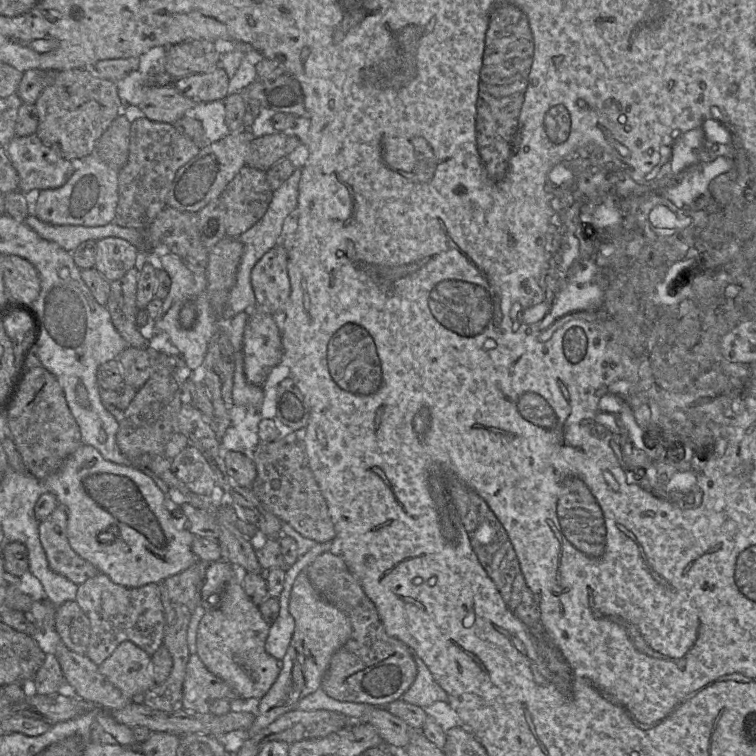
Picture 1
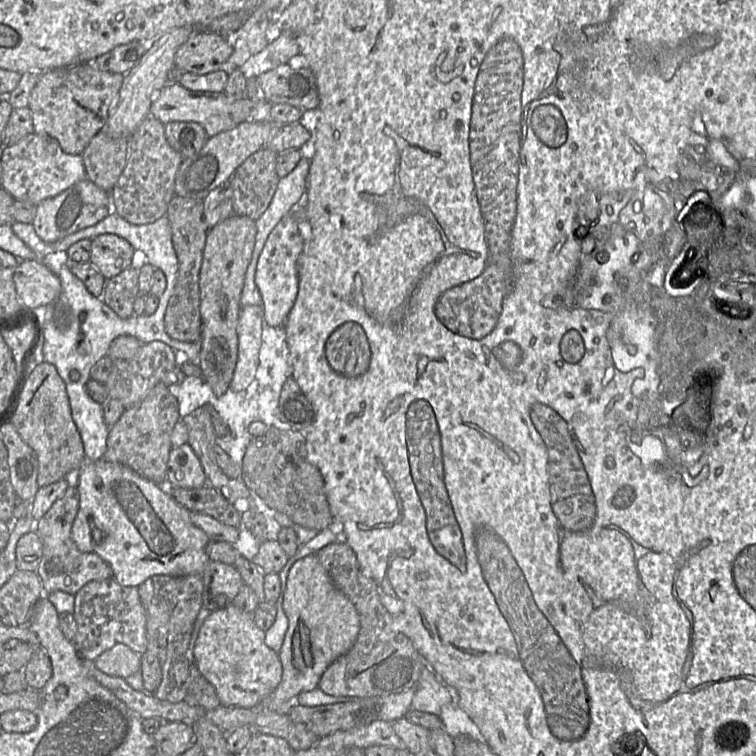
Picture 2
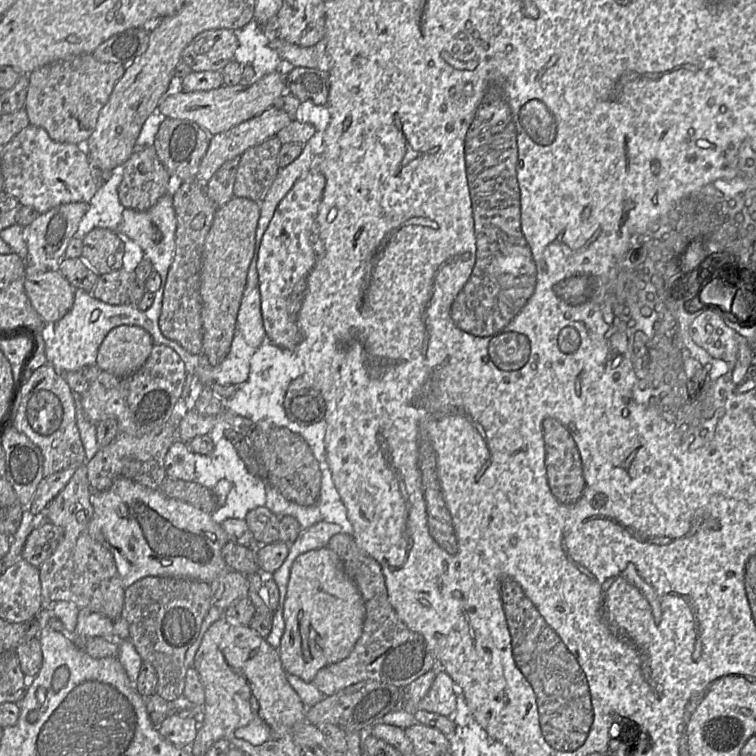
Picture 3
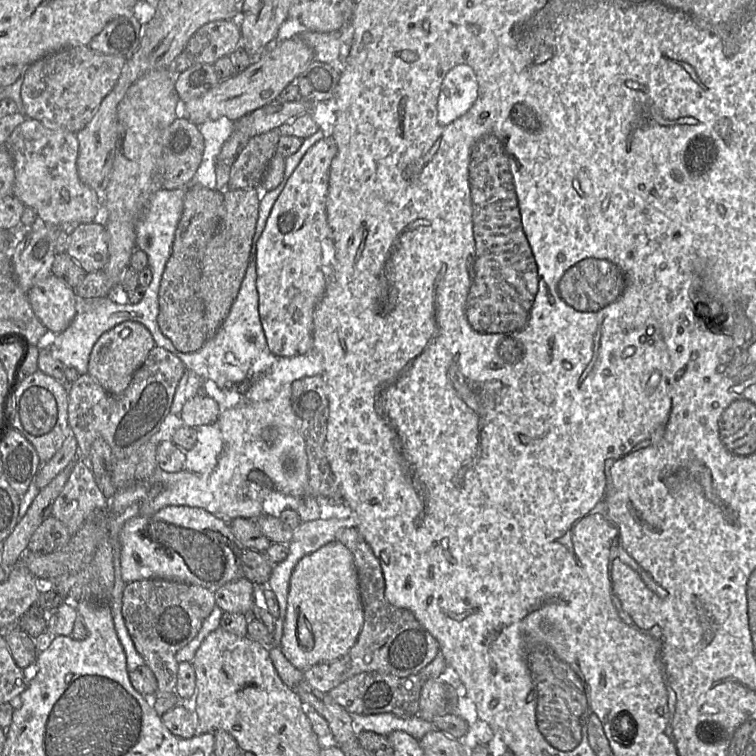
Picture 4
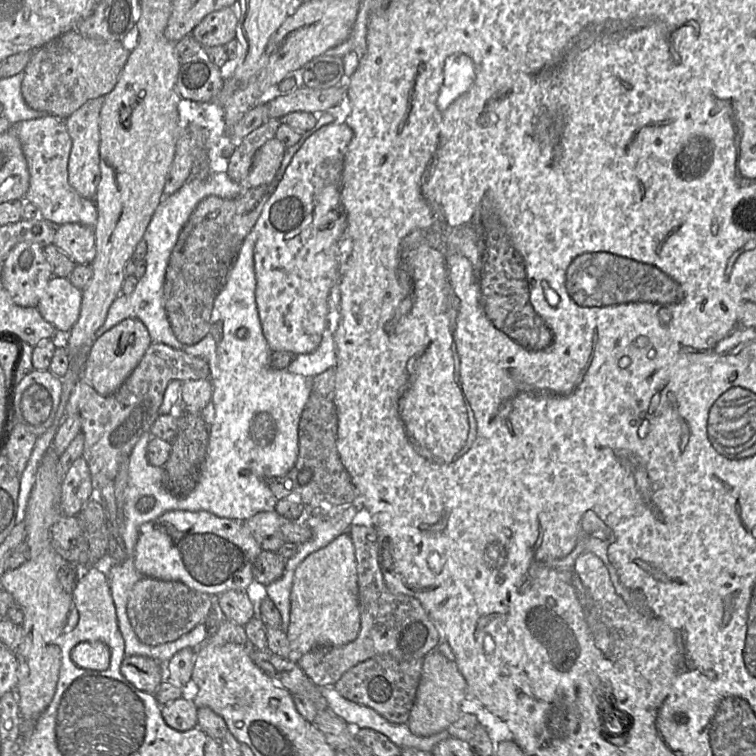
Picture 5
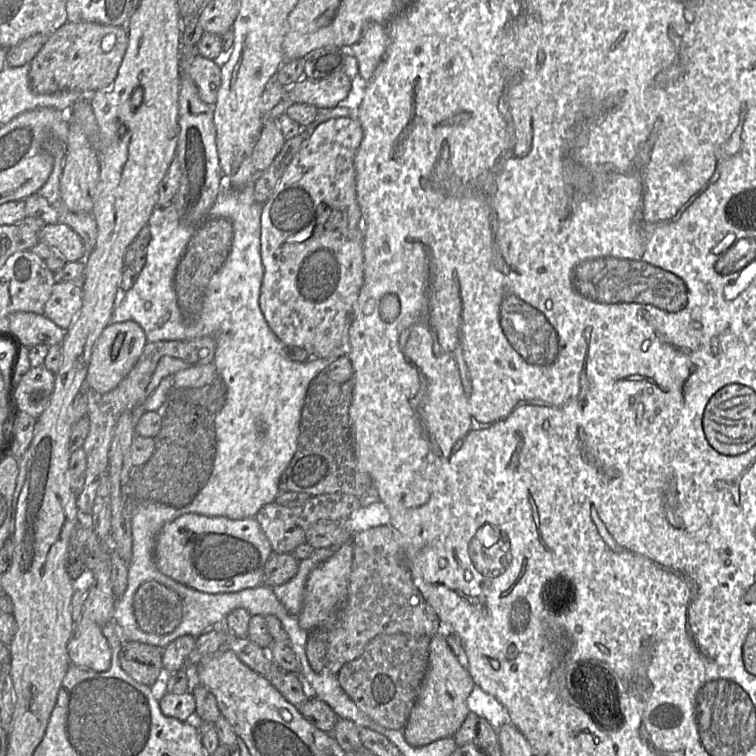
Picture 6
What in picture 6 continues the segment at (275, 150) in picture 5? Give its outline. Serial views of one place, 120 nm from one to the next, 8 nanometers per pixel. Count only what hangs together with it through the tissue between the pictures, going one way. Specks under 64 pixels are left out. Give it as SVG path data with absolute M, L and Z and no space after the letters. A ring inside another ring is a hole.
M275 119L264 122L252 154L252 161L258 173L269 168L284 146L285 141L281 128Z

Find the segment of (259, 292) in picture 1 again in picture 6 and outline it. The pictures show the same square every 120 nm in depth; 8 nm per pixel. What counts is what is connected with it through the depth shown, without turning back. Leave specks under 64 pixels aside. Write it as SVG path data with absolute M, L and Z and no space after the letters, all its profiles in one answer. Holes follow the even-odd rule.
M347 116L333 118L320 123L309 135L284 171L273 194L263 204L261 214L261 260L264 274L260 290L259 306L269 327L284 346L301 347L308 351L314 358L331 356L342 343L343 337L348 336L348 327L352 317L353 306L364 282L364 225L362 212L357 201L354 165L355 156L362 139L363 129L358 119Z

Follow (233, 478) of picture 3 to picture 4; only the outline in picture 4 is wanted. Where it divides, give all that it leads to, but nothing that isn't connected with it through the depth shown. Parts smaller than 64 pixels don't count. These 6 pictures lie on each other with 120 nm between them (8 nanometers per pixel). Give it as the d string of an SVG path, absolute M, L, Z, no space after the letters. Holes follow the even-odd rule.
M217 424L203 425L196 428L197 443L195 447L186 452L185 469L198 474L209 474L217 466L223 450L223 437Z

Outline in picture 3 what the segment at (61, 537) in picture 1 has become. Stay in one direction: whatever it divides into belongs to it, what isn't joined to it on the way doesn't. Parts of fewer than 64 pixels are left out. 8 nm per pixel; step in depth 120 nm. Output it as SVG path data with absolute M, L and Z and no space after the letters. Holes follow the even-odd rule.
M84 463L77 467L68 484L43 513L45 520L63 529L64 536L54 553L38 568L42 597L47 605L57 601L71 601L80 609L88 609L117 620L122 616L125 588L112 553L89 534L89 522L93 516L90 502L92 491Z

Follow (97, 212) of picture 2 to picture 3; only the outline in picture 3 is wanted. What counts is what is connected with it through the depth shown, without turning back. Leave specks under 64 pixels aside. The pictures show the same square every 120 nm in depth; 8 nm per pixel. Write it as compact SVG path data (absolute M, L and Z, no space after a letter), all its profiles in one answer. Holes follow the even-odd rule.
M85 202L61 204L39 214L29 226L23 228L23 238L27 244L26 267L41 271L58 271L58 263L63 259L66 247L88 208L89 204Z

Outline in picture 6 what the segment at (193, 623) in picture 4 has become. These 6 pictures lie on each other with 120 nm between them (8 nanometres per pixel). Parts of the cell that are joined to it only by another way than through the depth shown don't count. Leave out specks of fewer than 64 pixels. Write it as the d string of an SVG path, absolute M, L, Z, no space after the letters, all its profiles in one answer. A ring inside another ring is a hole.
M154 580L142 583L137 589L133 609L140 629L156 635L174 631L183 616L183 604L179 595Z

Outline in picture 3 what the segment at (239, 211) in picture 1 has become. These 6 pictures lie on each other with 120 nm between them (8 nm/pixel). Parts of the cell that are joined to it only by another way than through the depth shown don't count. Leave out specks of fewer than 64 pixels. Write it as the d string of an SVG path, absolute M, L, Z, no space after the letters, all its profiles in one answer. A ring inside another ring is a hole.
M277 135L247 149L236 170L233 198L260 203L273 186L278 174L278 155L282 143Z

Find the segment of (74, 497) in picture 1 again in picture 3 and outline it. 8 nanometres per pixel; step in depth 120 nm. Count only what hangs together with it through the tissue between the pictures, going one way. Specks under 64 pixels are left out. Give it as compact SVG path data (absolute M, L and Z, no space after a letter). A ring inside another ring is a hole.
M120 477L117 478L111 487L104 491L92 491L90 496L90 502L93 506L93 516L89 522L89 534L93 539L106 547L113 555L117 571L123 587L126 589L138 580L143 579L147 576L164 576L164 577L176 577L190 580L204 581L210 584L215 580L223 571L230 569L227 567L223 556L222 548L226 543L229 542L227 534L222 529L221 525L215 523L210 513L203 512L193 505L182 502L177 499L169 498L165 496L159 489L151 489L145 487L137 482L134 482L128 478Z

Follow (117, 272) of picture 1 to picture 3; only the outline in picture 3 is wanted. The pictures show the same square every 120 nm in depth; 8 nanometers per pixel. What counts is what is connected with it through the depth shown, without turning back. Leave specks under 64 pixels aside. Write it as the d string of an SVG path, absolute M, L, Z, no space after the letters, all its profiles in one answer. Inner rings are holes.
M94 228L82 239L81 257L98 275L123 268L125 246L120 237L108 229Z

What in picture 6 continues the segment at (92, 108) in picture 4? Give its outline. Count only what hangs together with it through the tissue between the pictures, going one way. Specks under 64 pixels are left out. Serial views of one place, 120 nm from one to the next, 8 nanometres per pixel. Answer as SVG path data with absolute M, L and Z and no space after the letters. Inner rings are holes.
M66 21L48 36L45 44L30 61L30 88L37 94L65 90L93 94L107 89L118 75L127 48L126 26Z

